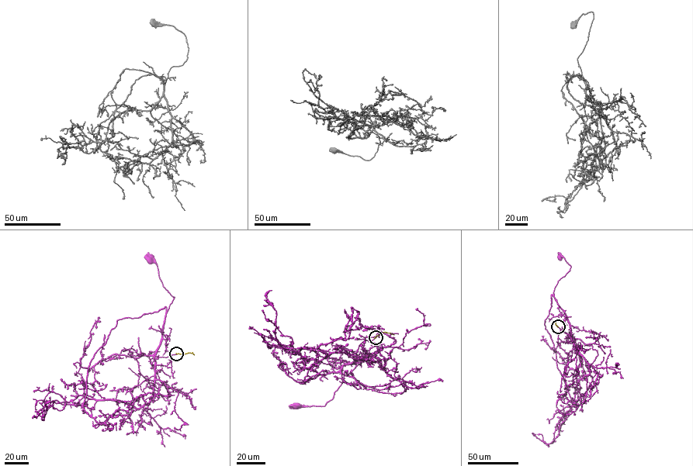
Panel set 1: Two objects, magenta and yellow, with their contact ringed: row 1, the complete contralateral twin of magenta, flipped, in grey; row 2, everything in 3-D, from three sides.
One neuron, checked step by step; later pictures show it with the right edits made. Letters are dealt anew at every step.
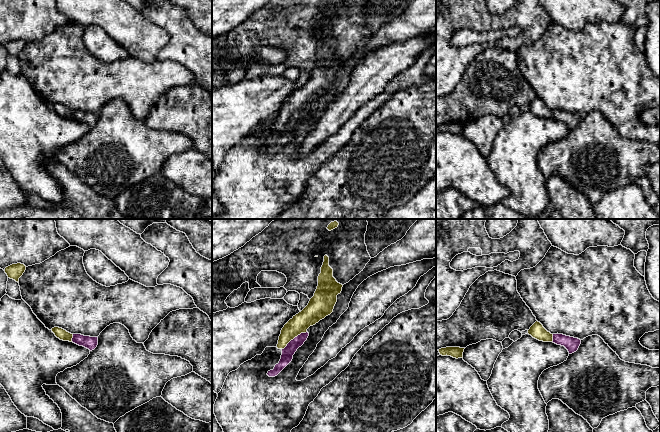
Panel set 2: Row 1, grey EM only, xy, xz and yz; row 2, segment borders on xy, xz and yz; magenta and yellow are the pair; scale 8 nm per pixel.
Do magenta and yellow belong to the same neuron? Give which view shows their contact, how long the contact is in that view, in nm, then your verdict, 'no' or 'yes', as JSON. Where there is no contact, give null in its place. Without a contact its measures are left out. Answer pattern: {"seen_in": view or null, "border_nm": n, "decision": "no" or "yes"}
{"seen_in": "xz", "border_nm": 240, "decision": "yes"}

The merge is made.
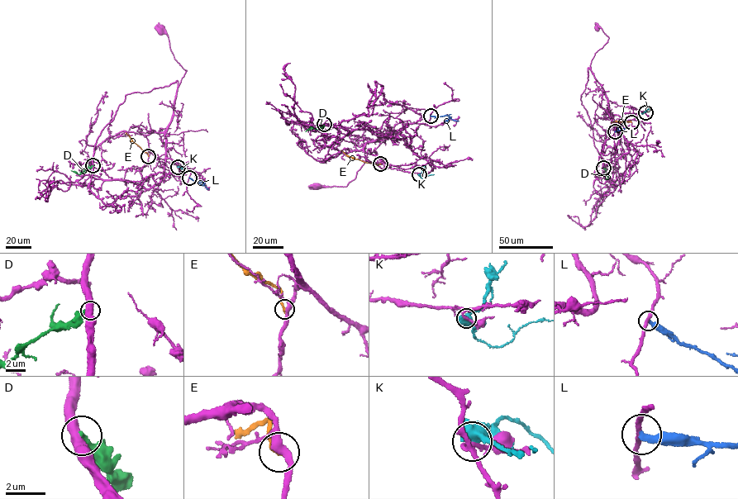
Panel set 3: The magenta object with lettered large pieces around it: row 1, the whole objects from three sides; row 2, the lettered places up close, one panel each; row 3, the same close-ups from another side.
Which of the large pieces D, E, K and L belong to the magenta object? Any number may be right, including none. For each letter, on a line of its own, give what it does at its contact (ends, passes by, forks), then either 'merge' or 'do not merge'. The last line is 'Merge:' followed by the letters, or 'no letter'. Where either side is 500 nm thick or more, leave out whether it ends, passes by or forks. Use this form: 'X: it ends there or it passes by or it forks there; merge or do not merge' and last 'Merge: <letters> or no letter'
D: do not merge
E: it ends there; do not merge
K: do not merge
L: it ends there; do not merge
Merge: no letter

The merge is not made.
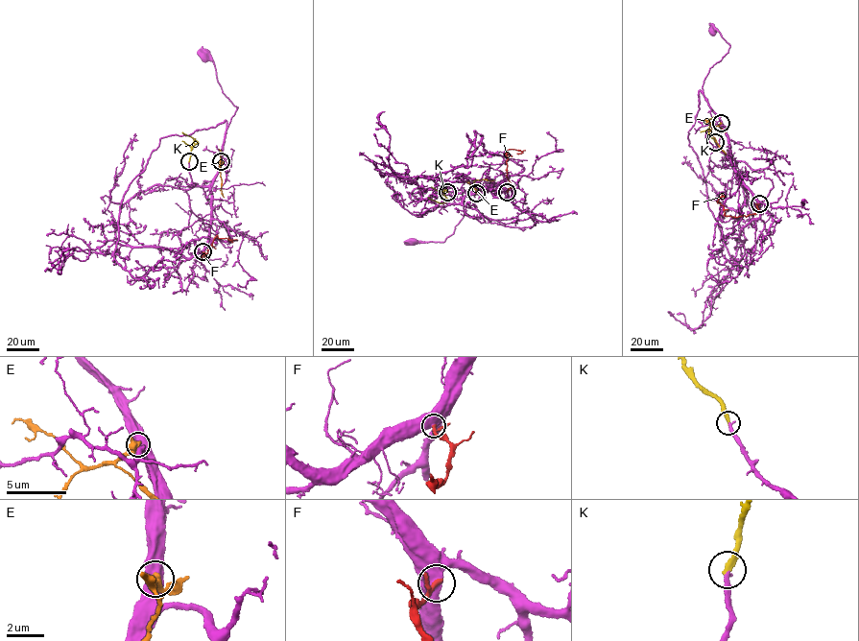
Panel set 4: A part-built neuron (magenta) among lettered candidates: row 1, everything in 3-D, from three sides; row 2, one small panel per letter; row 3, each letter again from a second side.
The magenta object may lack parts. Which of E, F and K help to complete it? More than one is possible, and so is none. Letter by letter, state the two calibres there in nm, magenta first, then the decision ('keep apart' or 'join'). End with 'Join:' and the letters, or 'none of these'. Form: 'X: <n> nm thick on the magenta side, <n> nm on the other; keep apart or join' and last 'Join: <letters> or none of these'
E: 650 nm thick on the magenta side, 340 nm on the other; keep apart
F: 700 nm thick on the magenta side, 190 nm on the other; keep apart
K: 240 nm thick on the magenta side, 280 nm on the other; join
Join: K

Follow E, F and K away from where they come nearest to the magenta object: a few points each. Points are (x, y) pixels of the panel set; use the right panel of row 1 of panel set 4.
E: (721, 123), (710, 131), (727, 154)
F: (758, 203), (756, 213), (736, 217), (725, 215), (724, 206), (717, 201), (724, 197), (722, 195)
K: (715, 142), (708, 130), (715, 117), (705, 121)

